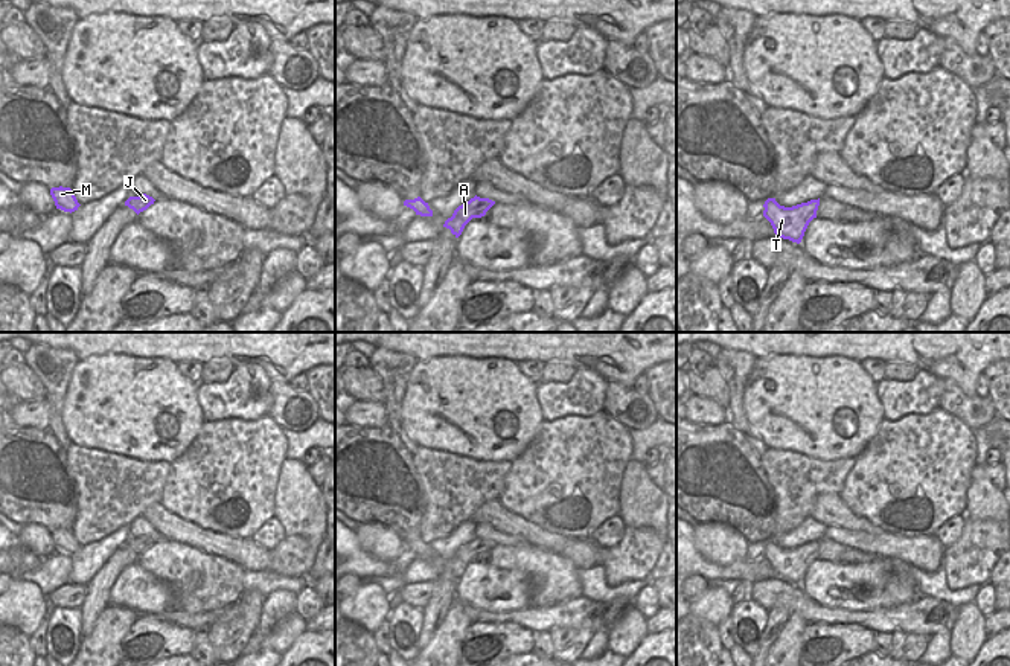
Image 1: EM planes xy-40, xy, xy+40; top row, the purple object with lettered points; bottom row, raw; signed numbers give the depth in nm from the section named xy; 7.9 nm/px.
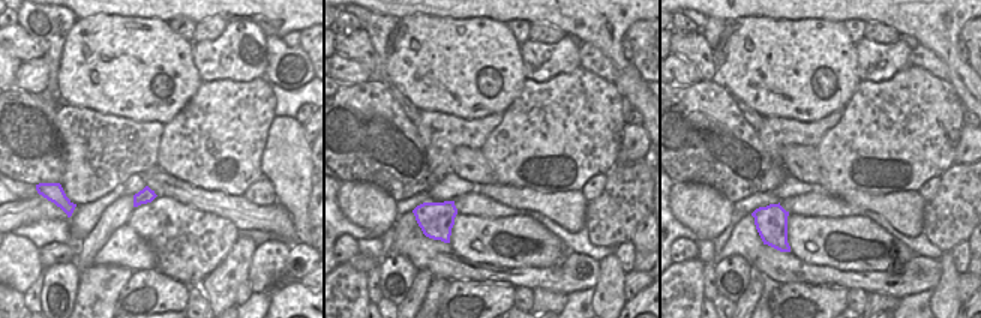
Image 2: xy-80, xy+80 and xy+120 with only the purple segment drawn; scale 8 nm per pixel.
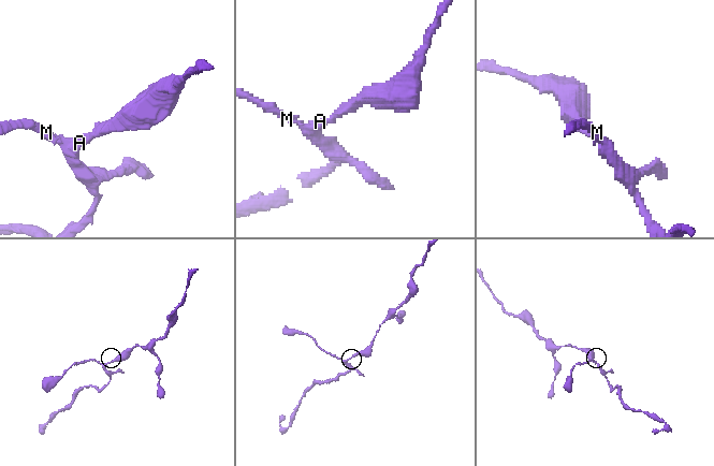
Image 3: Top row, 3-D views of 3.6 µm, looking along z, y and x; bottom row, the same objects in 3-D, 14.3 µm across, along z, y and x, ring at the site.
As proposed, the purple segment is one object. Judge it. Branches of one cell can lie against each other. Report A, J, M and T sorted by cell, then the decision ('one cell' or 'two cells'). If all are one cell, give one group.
groups A J M T; one cell

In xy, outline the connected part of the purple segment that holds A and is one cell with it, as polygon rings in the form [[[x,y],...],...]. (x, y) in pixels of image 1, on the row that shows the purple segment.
[[[474,197],[469,201],[463,203],[459,206],[452,216],[448,218],[443,224],[443,227],[449,229],[451,233],[459,238],[465,229],[465,226],[472,219],[472,218],[481,218],[486,215],[486,212],[495,204],[495,201],[489,198],[480,198]]]

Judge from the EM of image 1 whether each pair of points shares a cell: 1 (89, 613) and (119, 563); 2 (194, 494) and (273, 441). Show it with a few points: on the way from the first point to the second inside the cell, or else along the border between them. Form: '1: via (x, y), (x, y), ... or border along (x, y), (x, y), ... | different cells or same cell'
1: via (96, 601), (98, 589), (107, 575) | same cell
2: via (214, 486), (253, 451) | same cell

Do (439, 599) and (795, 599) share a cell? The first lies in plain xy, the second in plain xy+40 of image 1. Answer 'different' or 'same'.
different

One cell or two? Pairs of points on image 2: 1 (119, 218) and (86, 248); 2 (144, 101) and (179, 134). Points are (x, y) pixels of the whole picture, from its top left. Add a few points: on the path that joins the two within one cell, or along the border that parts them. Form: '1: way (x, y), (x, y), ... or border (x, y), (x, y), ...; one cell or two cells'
1: way (111, 222), (93, 240); one cell
2: border (191, 96), (164, 125); two cells

